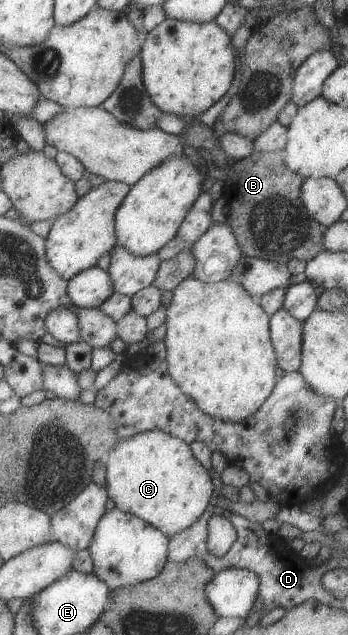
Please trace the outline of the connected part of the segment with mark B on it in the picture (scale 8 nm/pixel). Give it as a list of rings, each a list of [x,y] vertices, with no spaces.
[[[281,150],[266,153],[251,153],[245,159],[239,159],[230,165],[225,184],[226,223],[233,231],[237,246],[243,255],[286,264],[288,260],[297,259],[307,262],[322,248],[322,234],[326,227],[316,223],[301,204],[299,193],[302,176],[292,173],[284,165],[284,154]]]

